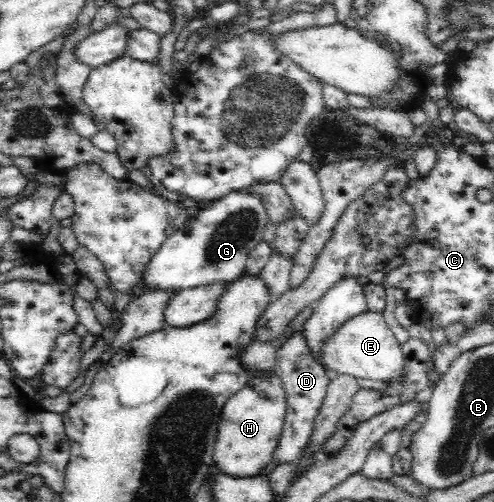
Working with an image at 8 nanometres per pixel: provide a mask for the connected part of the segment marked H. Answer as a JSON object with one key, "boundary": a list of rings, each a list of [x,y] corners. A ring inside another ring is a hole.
{"boundary":[[[251,378],[225,402],[214,444],[212,462],[215,470],[236,478],[254,478],[272,462],[283,430],[286,394],[280,378]]]}

